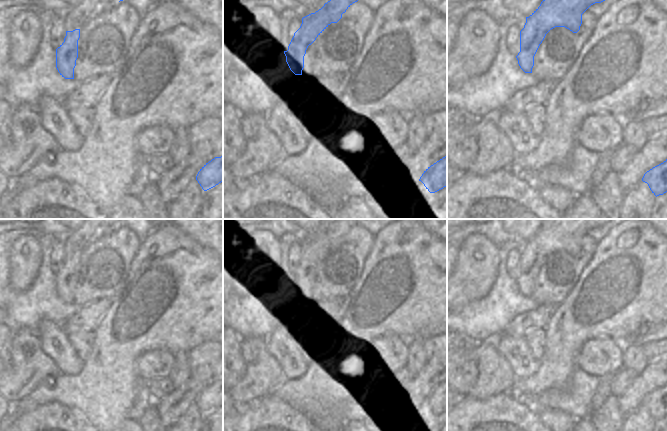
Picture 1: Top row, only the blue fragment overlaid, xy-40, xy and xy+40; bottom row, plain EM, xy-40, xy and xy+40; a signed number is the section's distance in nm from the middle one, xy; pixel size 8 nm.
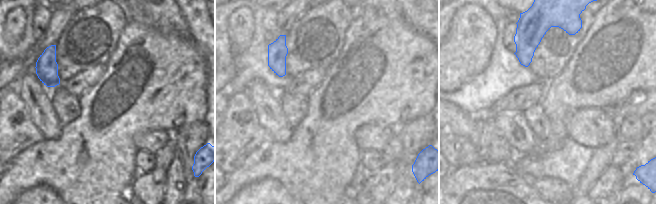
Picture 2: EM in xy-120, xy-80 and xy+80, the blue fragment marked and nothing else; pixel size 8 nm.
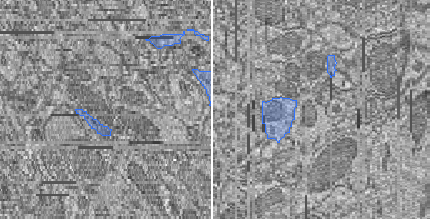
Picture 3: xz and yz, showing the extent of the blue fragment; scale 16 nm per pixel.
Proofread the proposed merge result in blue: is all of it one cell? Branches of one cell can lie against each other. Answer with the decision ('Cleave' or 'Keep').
Keep.

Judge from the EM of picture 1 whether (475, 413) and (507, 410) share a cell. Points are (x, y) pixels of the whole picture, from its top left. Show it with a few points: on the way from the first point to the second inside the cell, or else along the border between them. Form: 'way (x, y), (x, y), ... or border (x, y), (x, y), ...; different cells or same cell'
way (483, 413), (499, 413); same cell

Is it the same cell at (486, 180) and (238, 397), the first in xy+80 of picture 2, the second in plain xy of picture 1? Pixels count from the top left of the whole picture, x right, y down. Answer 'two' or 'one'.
two

